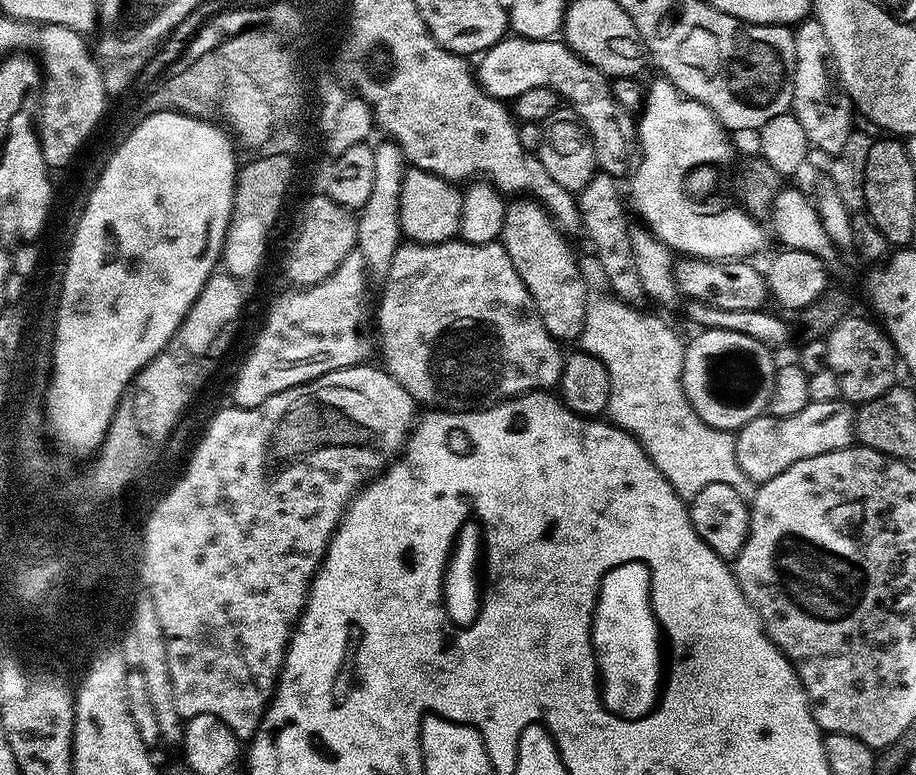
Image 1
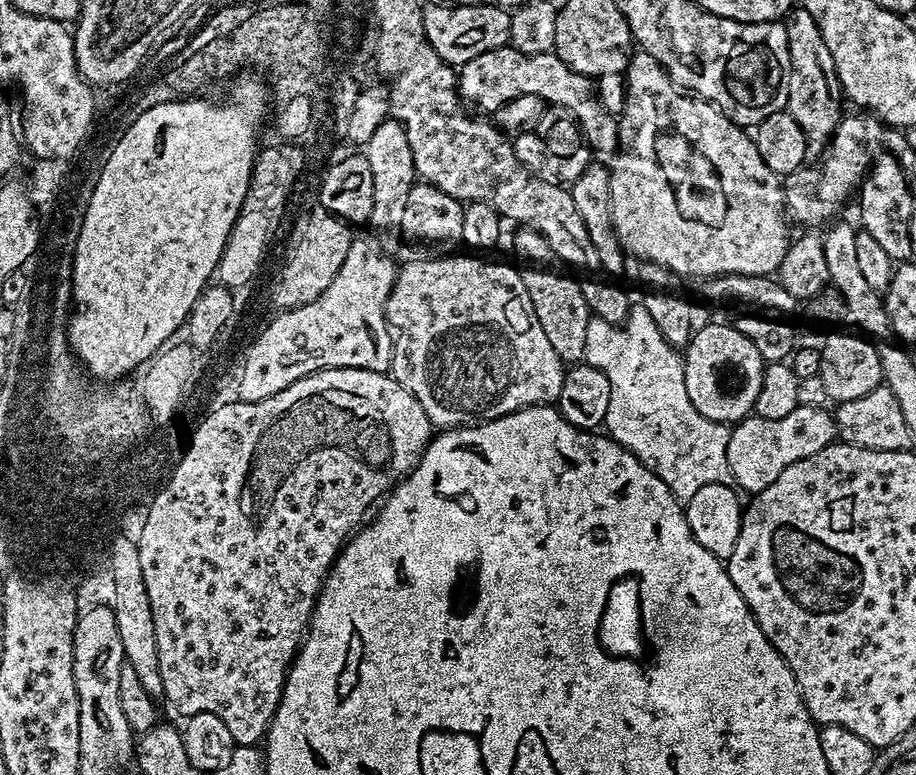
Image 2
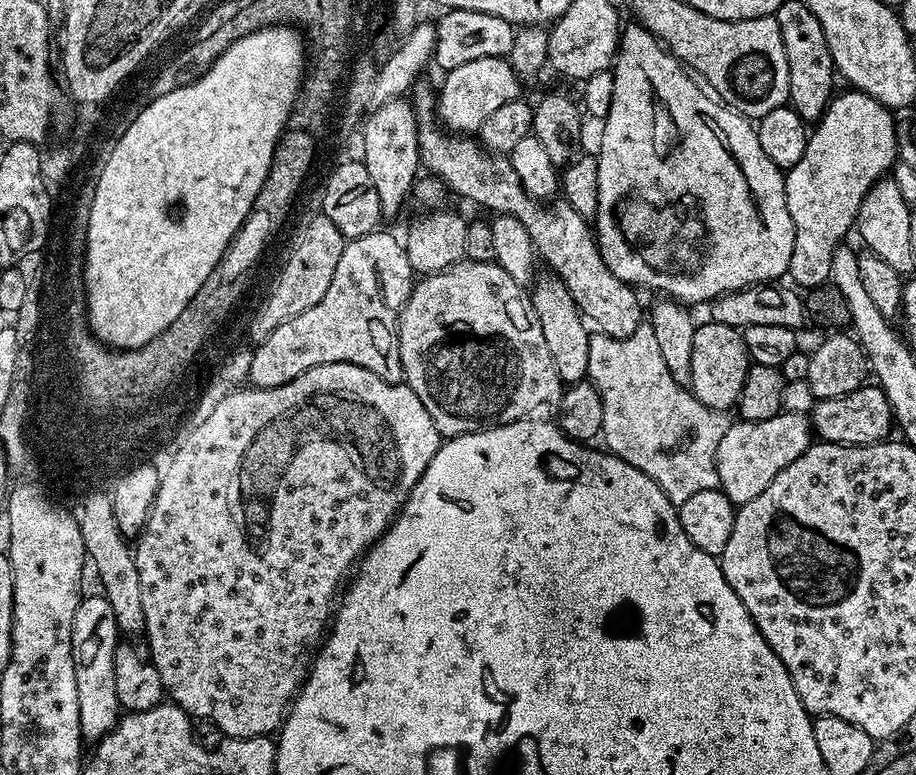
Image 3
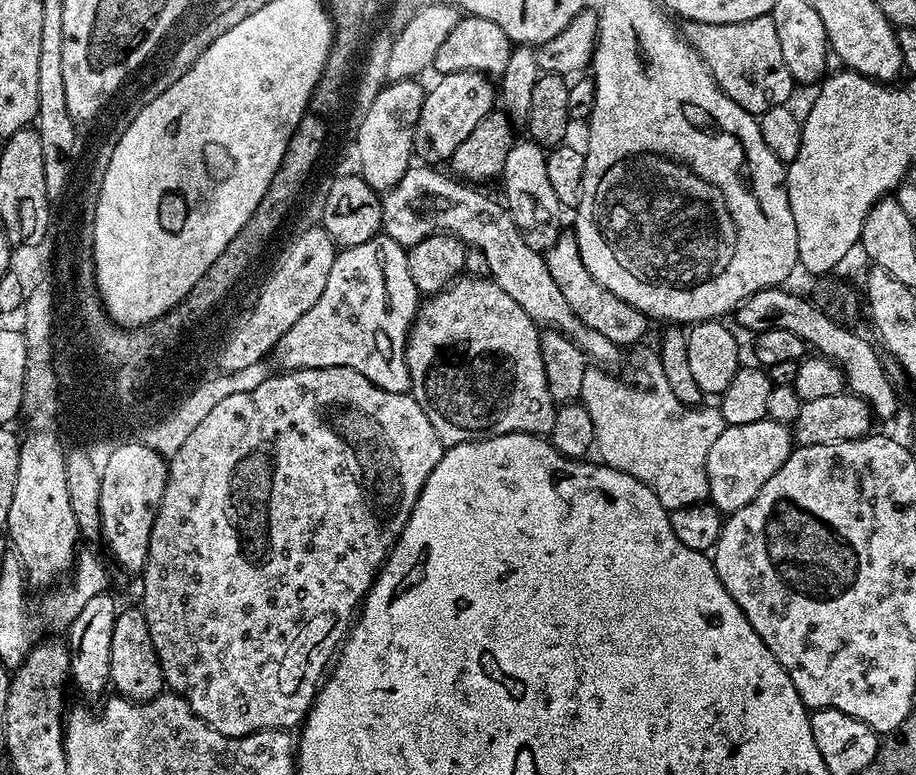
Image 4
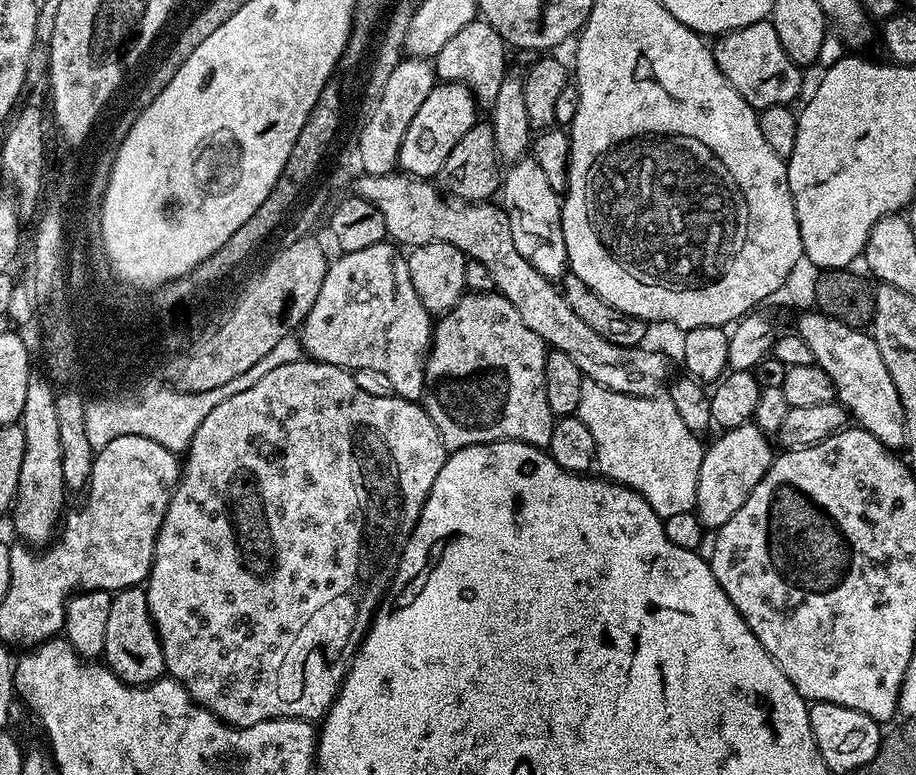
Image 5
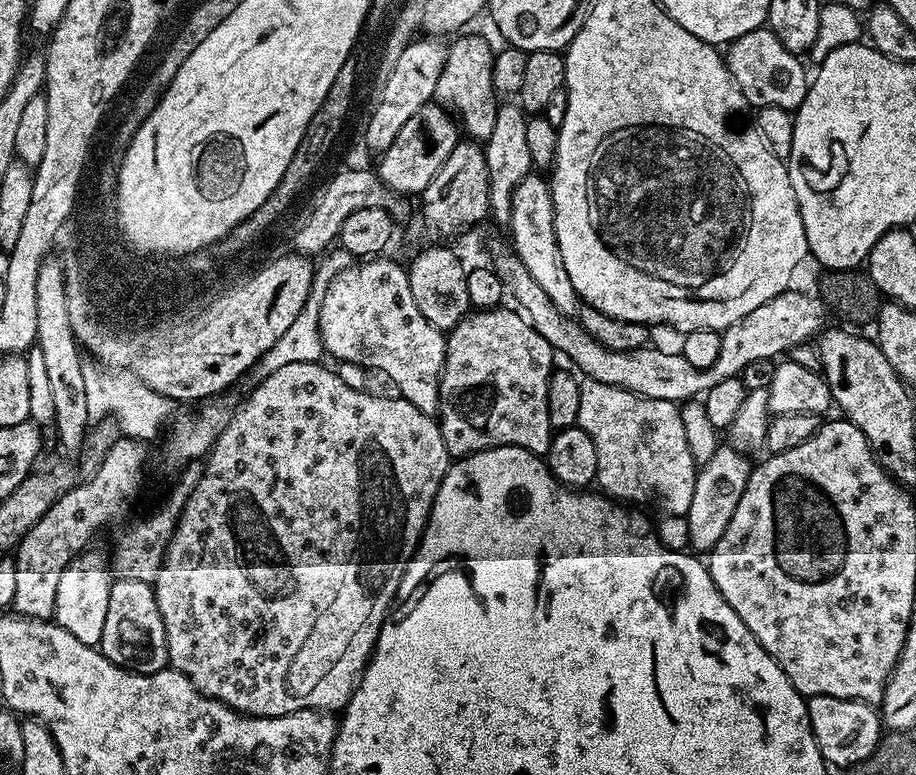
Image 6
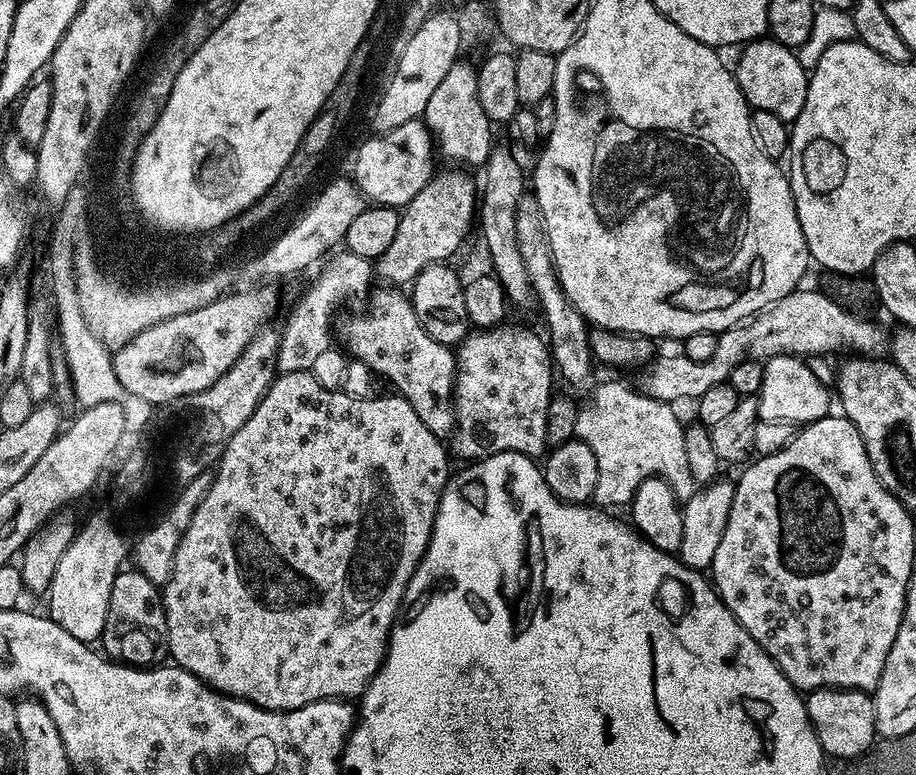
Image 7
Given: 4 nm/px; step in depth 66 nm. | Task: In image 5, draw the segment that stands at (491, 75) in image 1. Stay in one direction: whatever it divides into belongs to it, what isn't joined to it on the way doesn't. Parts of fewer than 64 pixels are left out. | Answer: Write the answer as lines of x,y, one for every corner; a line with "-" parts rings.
437,83
435,88
426,94
426,102
418,106
418,114
414,114
410,126
406,126
406,134
402,138
398,168
401,173
421,178
439,177
446,158
450,158
450,150
458,146
462,134
470,130
478,122
478,105
472,91
464,84

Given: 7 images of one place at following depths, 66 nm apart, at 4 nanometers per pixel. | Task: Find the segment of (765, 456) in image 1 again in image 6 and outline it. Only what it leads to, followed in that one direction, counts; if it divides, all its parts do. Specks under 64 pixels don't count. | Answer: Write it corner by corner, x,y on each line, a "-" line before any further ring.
721,446
714,458
710,458
710,462
699,465
694,482
694,499
690,502
686,517
690,530
688,542
693,553
711,553
718,538
726,534
726,526
730,526
730,518
734,518
738,498
742,498
742,490
746,490
746,482
753,470
753,465
748,464
748,460
749,457
745,453
737,452
731,446

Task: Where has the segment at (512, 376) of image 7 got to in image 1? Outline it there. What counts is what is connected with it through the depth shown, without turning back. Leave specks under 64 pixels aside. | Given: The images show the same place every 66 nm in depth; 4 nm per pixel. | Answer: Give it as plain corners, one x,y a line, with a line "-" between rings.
459,238
437,244
404,242
394,254
394,262
390,262
390,270
383,276
382,284
384,289
380,292
380,305
376,308
376,324
380,327
378,352
384,355
383,367
410,393
417,405
445,412
471,412
489,404
499,404
502,400
511,400
523,392
552,390
559,385
565,353
560,352
561,345
548,333
546,326
542,326
534,298
530,298
530,290
526,290
522,278
518,278
518,270
514,270
514,262
510,262
510,254
506,254
503,244
471,244

